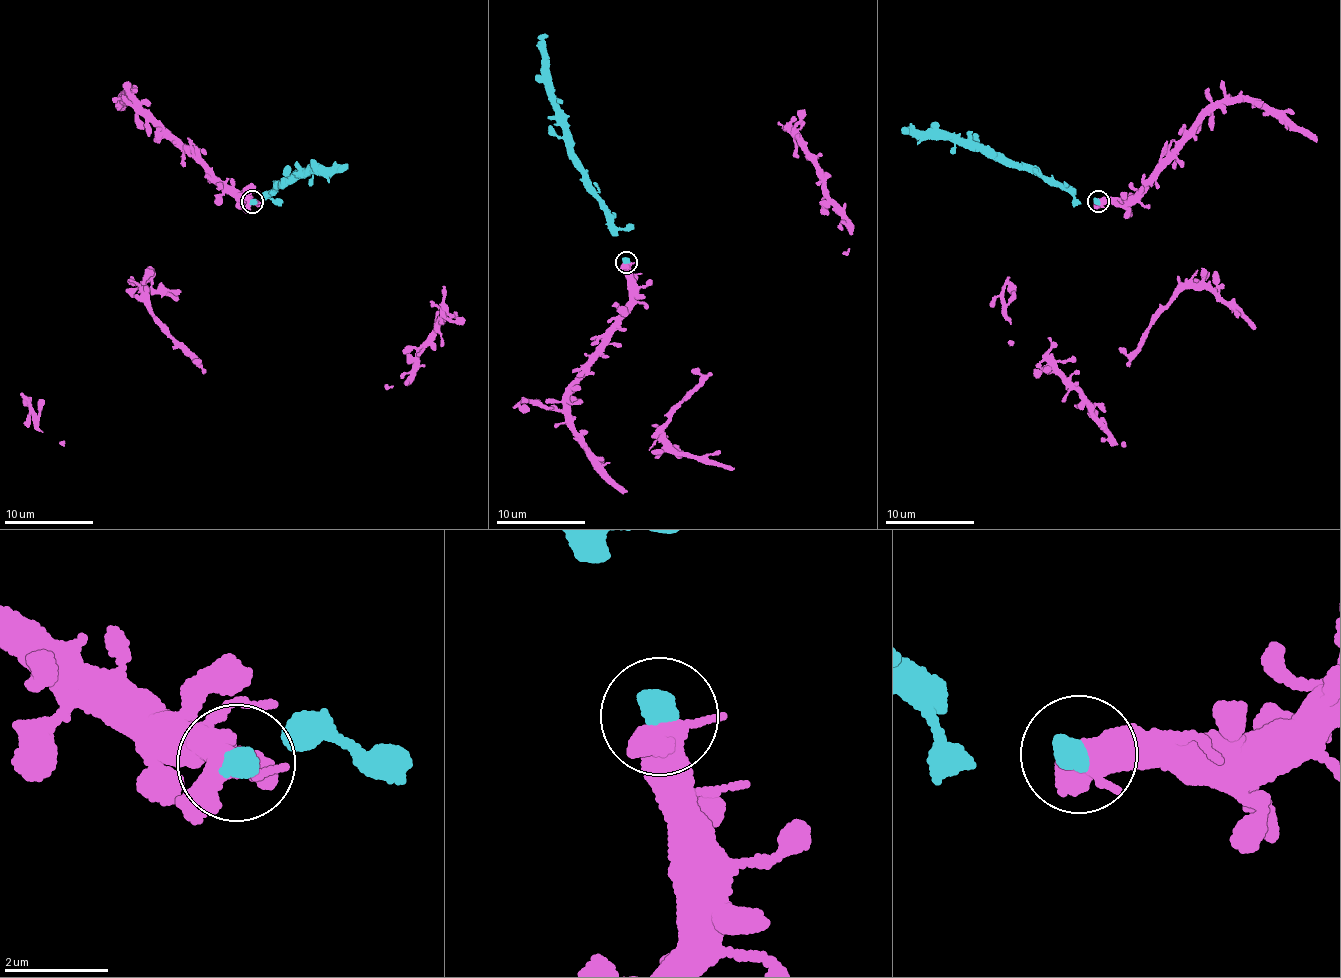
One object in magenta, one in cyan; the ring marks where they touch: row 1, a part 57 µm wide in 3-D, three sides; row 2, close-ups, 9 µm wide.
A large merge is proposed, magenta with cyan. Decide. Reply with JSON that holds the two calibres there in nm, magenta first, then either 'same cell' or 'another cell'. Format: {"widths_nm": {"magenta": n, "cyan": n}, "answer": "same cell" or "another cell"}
{"widths_nm": {"magenta": 460, "cyan": 400}, "answer": "same cell"}

